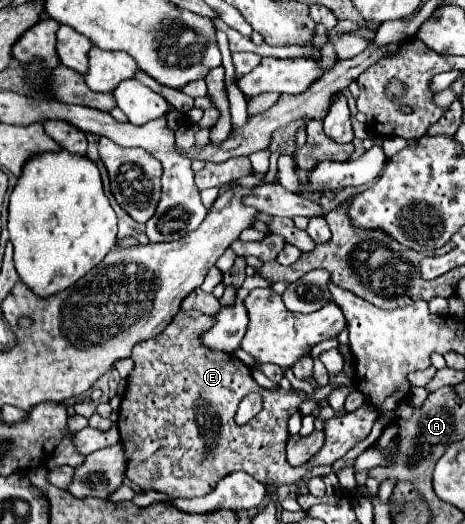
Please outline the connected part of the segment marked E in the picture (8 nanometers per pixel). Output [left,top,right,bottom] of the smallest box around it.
[118,311,378,497]

